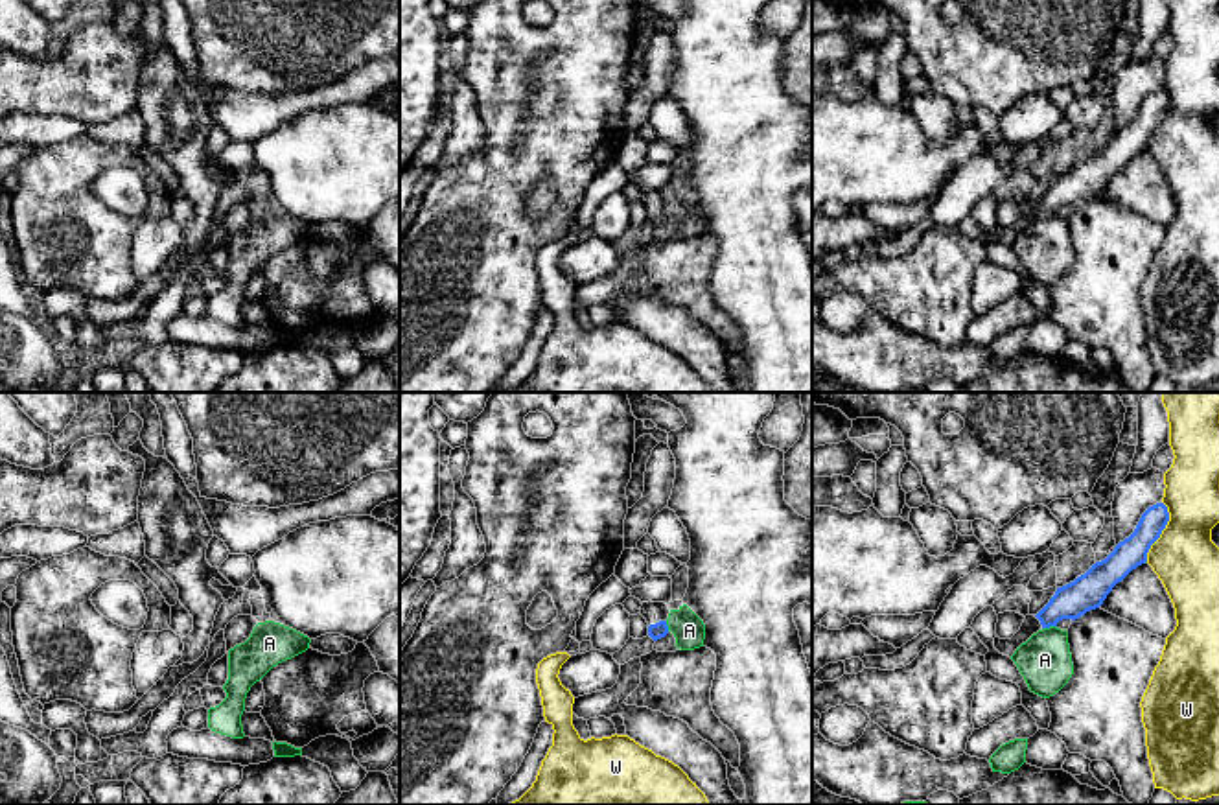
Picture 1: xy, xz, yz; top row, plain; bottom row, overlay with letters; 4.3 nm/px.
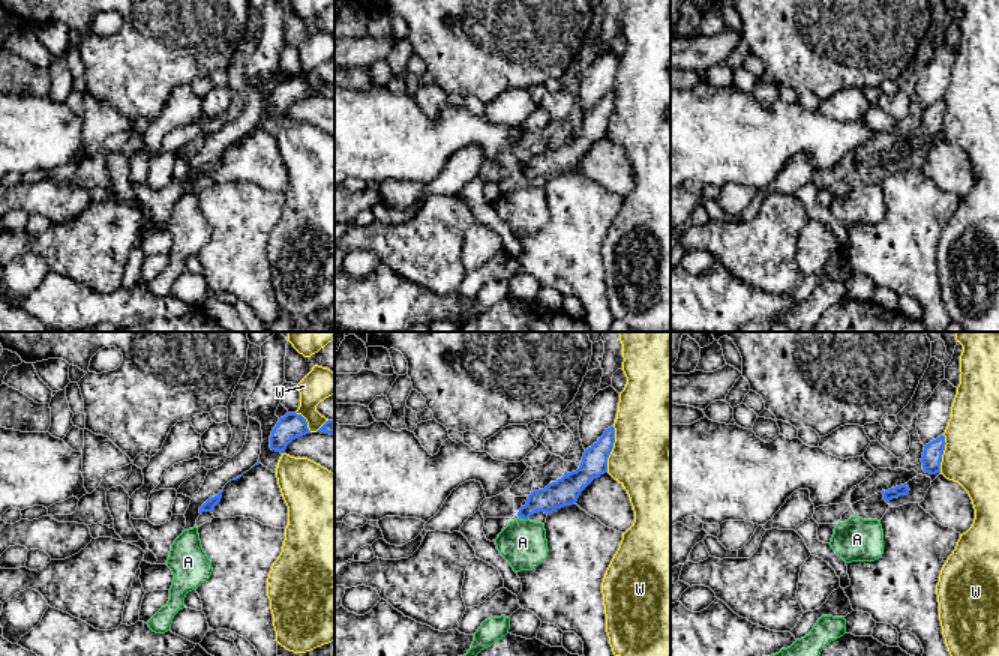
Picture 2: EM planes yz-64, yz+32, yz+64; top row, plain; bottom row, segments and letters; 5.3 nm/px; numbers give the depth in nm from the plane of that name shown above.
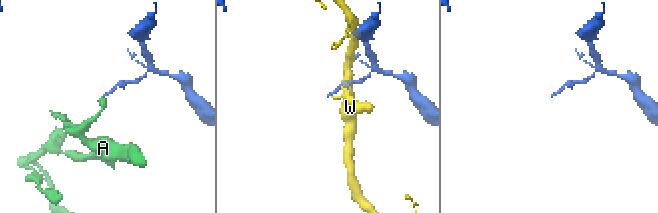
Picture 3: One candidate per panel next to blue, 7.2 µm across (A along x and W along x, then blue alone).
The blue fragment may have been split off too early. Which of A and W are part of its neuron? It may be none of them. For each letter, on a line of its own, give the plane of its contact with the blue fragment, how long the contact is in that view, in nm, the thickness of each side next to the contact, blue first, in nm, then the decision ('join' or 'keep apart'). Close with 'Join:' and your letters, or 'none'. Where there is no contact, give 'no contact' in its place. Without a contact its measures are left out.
A: meets blue in yz; contact 70 nm long; 160 nm thick on the blue side, 240 nm on the other; keep apart
W: meets blue in yz; contact 280 nm long; 140 nm thick on the blue side, 280 nm on the other; keep apart
Join: none

